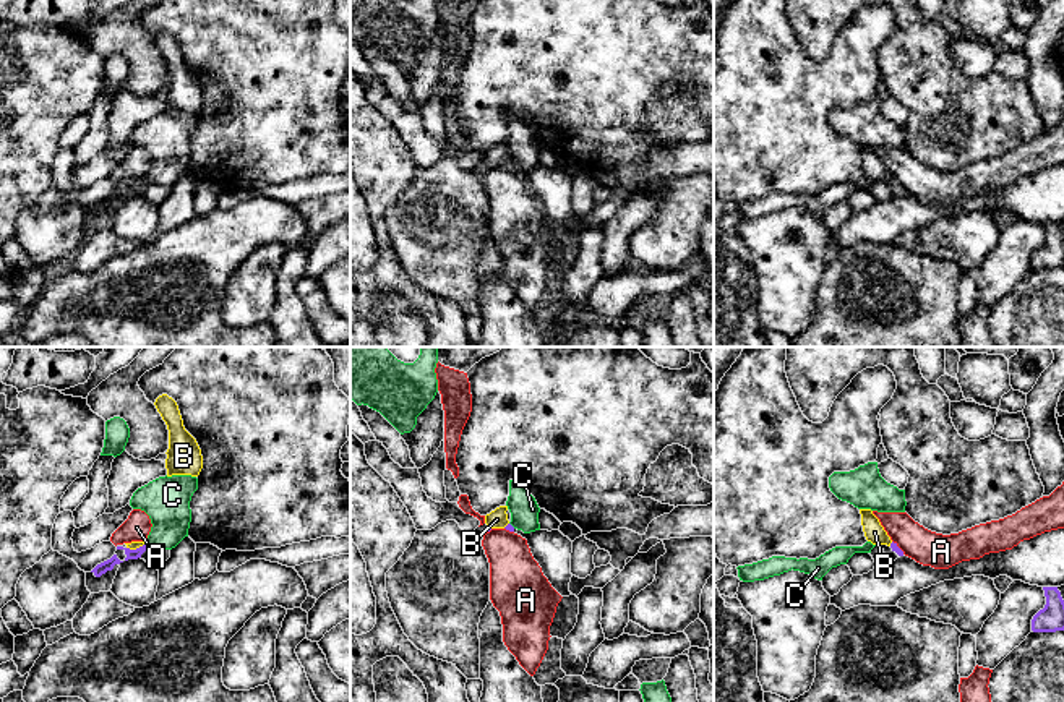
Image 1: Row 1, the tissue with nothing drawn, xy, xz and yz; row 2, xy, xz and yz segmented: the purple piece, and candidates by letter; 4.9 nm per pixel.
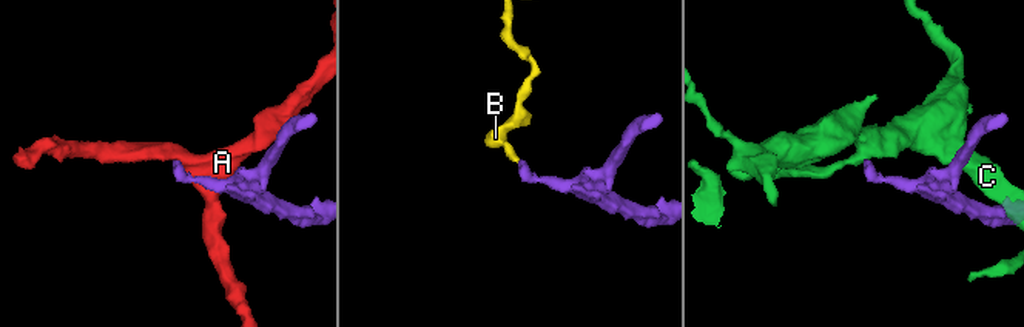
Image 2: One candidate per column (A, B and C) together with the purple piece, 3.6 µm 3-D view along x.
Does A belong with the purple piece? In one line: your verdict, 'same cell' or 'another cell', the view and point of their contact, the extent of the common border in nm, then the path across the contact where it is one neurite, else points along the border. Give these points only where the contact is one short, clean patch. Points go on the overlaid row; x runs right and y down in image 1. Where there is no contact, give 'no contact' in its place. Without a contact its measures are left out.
another cell | yz (897, 547) | 90 nm | along yz (892, 540), (904, 553)

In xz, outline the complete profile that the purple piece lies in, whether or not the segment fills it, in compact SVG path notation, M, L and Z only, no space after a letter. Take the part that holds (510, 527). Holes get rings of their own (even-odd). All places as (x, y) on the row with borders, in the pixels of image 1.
M500 506L490 514L485 516L485 524L491 529L506 529L509 532L514 532L514 527L508 520L508 506Z

